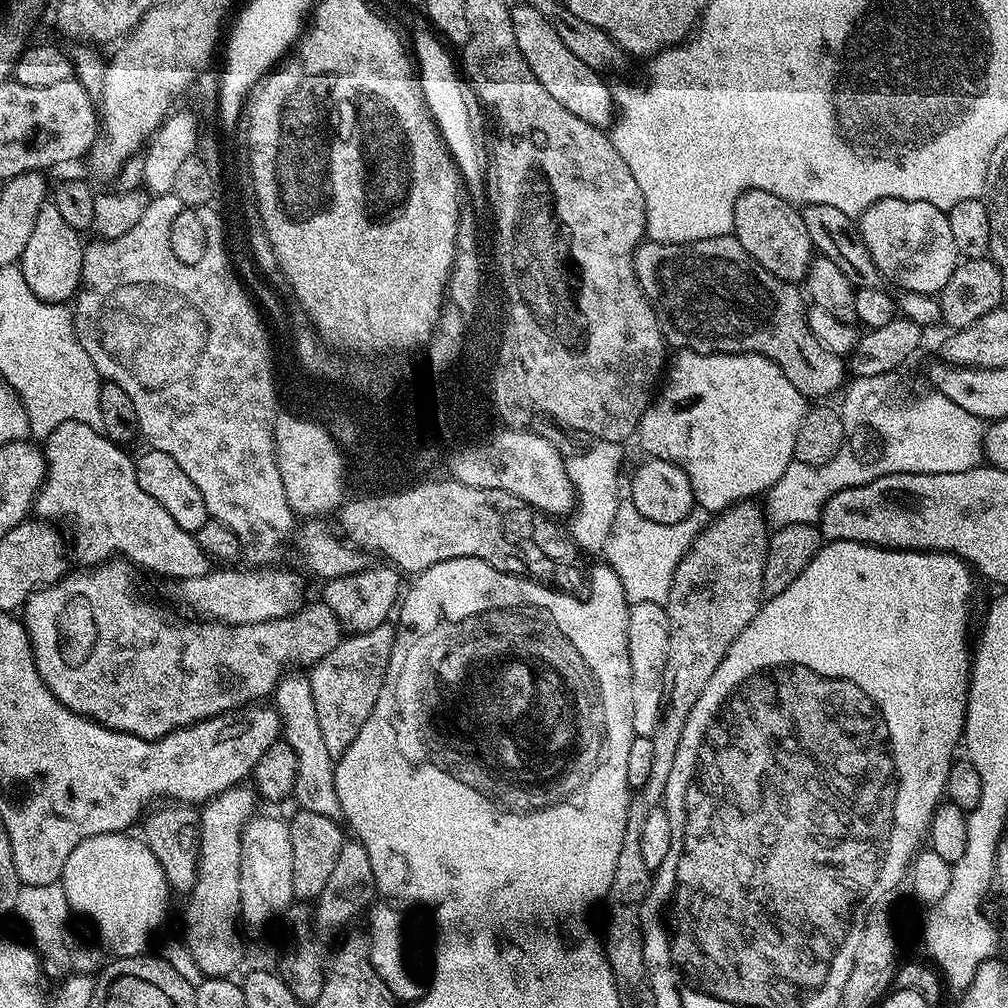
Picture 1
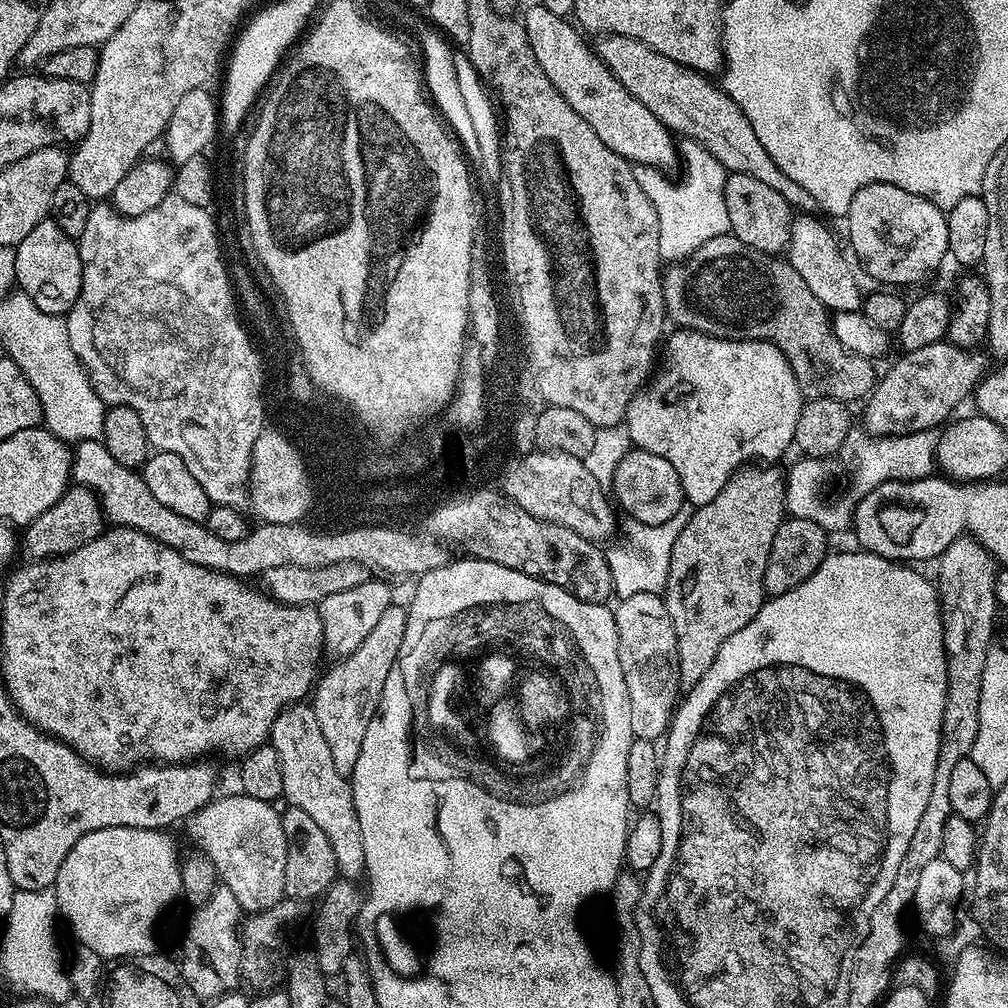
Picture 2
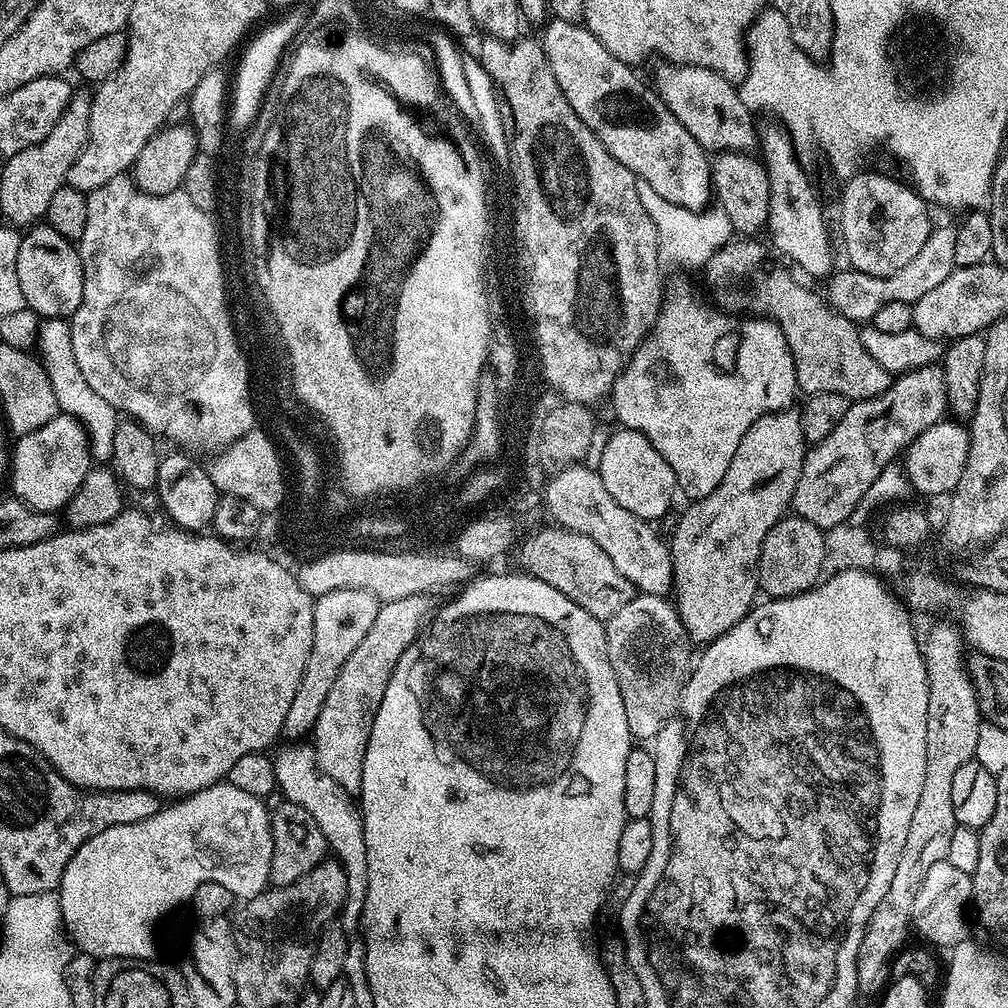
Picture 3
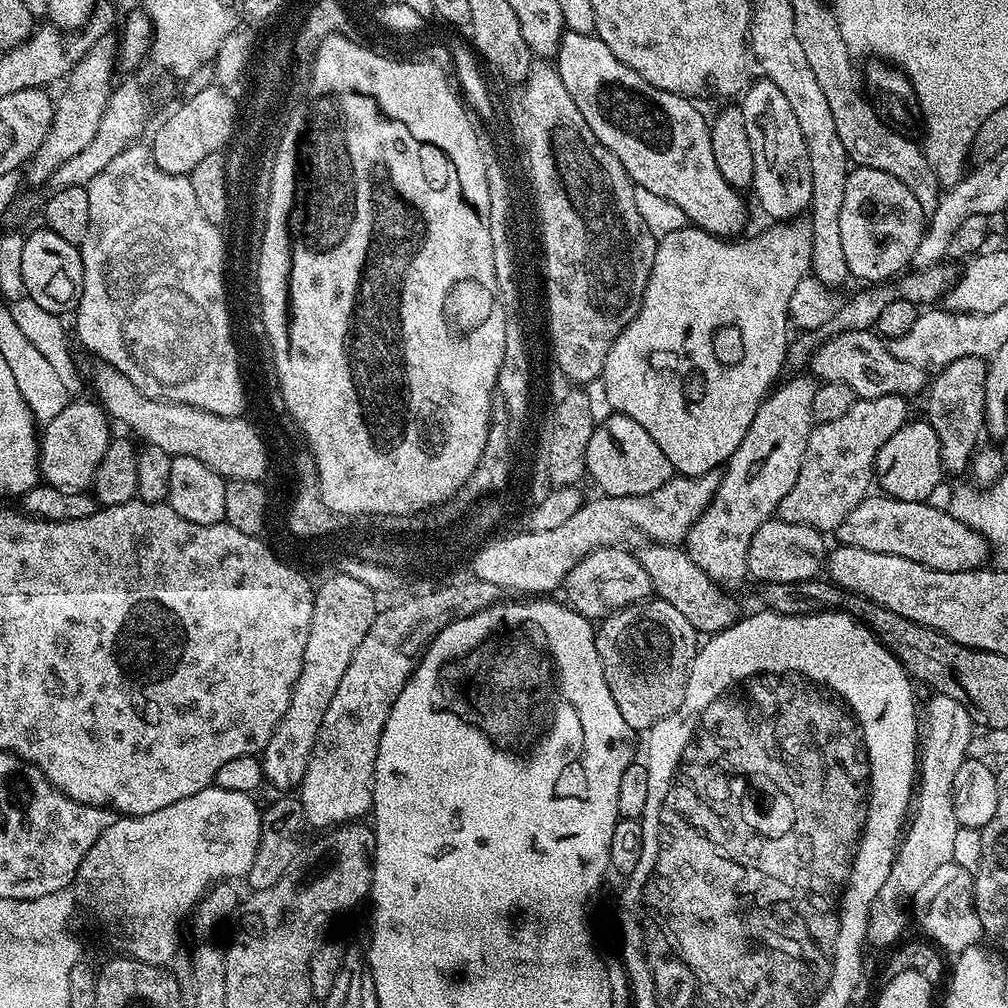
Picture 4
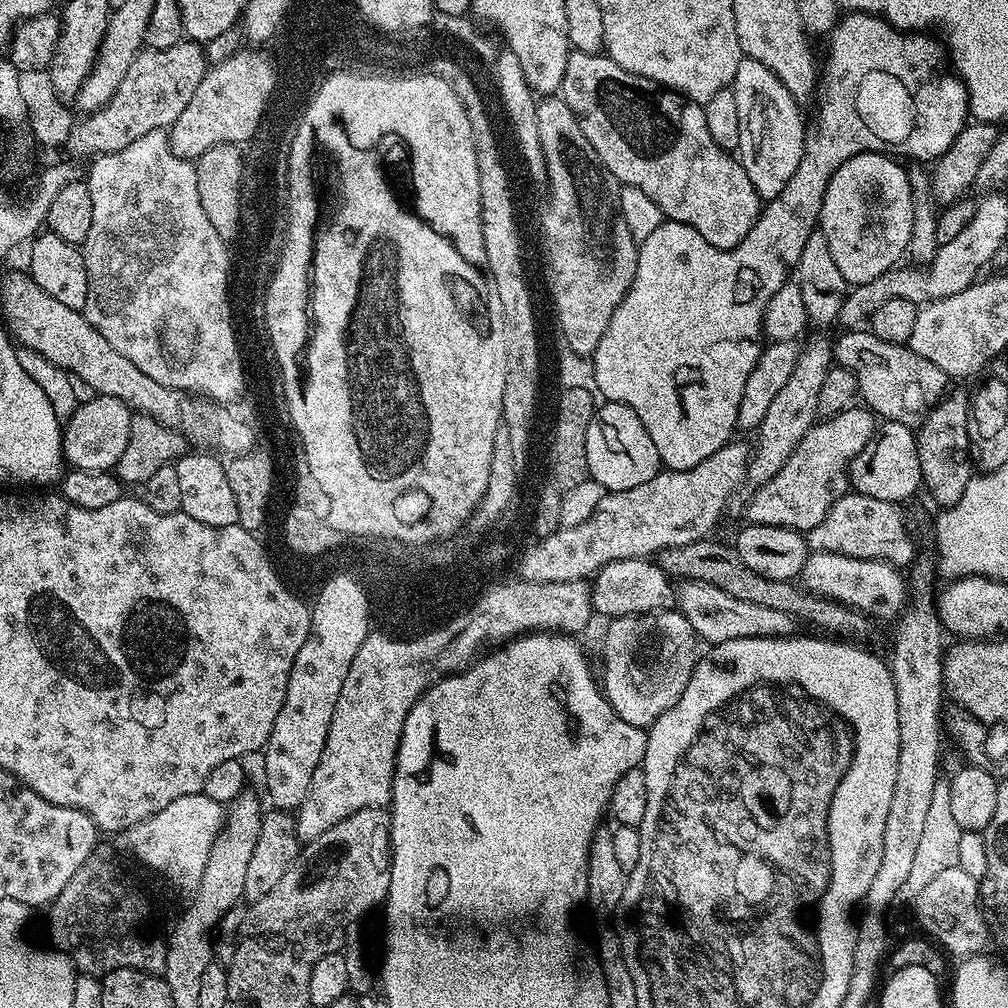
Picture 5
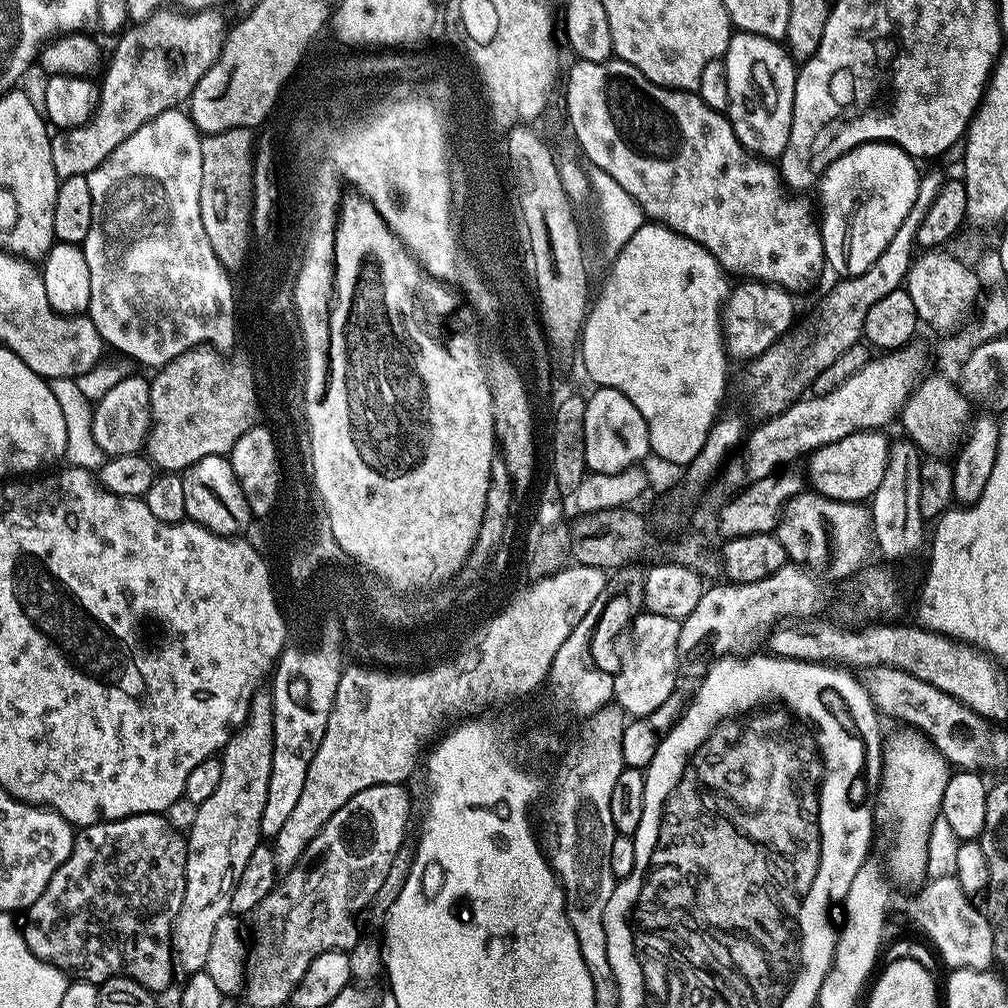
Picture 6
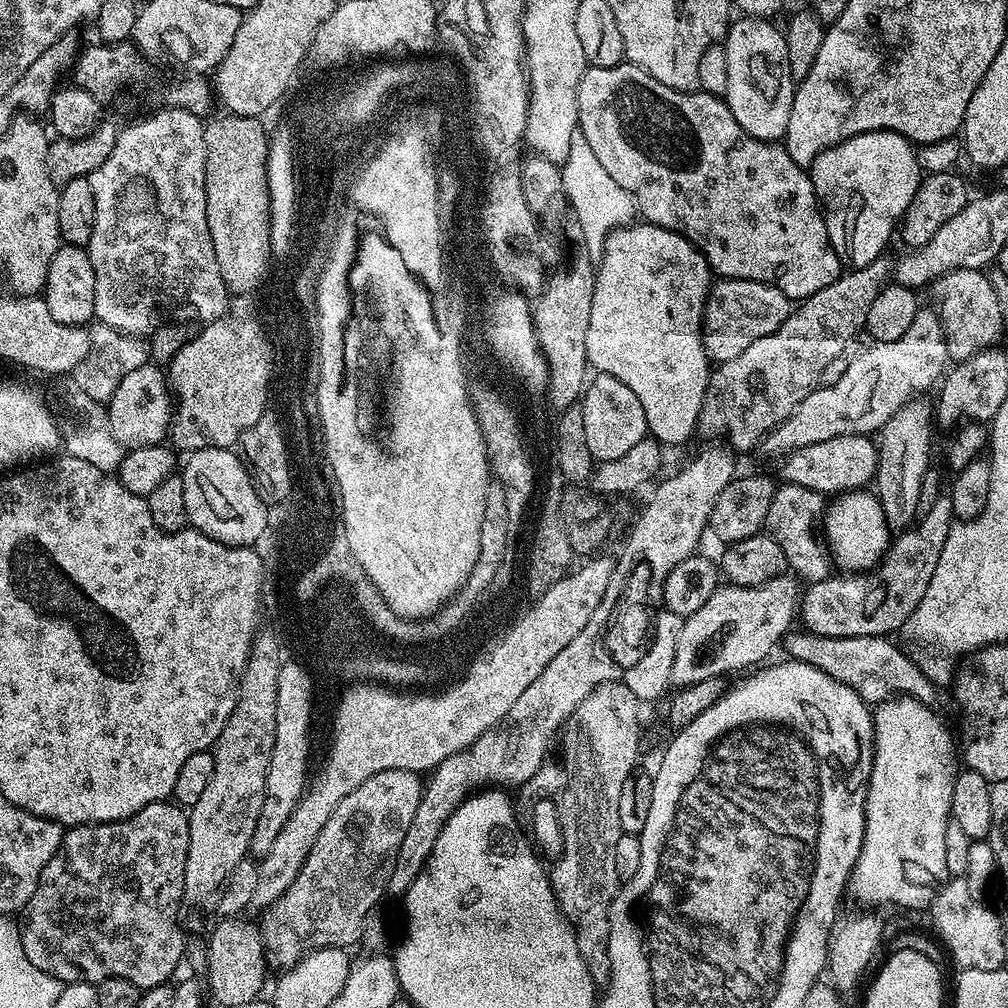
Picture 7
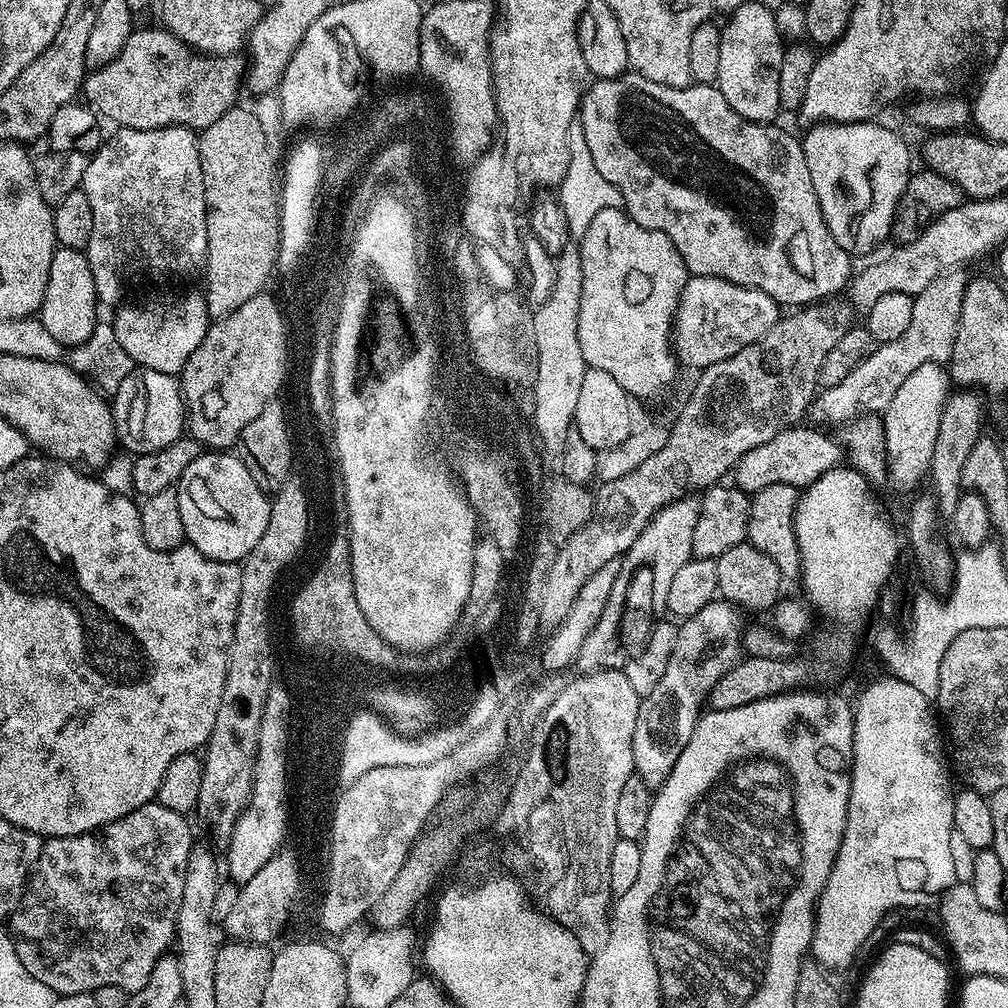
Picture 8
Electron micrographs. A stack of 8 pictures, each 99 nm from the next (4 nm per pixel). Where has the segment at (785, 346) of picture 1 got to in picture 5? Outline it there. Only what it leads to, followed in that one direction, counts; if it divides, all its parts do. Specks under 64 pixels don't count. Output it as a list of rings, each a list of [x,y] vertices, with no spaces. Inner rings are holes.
[[[848,330],[843,335],[834,344],[835,363],[854,374],[859,399],[877,417],[920,426],[949,391],[949,376],[938,370],[938,366],[926,362],[926,358],[914,354],[912,348],[886,342],[870,330]]]

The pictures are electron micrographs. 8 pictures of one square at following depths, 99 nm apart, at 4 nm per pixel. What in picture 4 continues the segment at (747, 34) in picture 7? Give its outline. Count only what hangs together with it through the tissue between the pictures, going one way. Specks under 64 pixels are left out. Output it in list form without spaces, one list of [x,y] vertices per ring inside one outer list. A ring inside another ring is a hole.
[[[766,78],[753,79],[744,89],[739,101],[742,118],[746,118],[746,134],[750,137],[750,150],[754,154],[754,178],[751,191],[756,192],[760,208],[772,222],[795,220],[812,202],[810,186],[810,158],[806,158],[806,142],[802,142],[802,129],[794,119],[782,90]]]

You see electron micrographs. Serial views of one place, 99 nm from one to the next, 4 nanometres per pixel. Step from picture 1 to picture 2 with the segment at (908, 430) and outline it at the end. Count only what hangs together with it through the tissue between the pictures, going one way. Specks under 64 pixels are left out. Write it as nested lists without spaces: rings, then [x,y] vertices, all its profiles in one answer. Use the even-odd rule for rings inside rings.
[[[854,426],[838,453],[838,461],[848,471],[848,485],[841,492],[830,495],[828,460],[797,459],[792,469],[787,469],[784,481],[784,506],[791,518],[806,518],[818,522],[829,534],[844,532],[853,527],[856,504],[866,498],[875,487],[891,480],[918,480],[931,477],[936,462],[935,431],[911,432],[901,436],[874,436],[863,427]]]

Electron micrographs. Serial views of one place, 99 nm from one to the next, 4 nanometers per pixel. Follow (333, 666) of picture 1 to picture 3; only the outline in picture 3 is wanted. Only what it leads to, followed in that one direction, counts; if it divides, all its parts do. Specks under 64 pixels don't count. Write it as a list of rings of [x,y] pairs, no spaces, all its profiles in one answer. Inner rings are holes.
[[[414,594],[410,598],[394,598],[394,602],[381,603],[374,626],[370,626],[354,654],[342,662],[342,670],[338,670],[338,678],[334,678],[334,687],[330,689],[322,714],[318,714],[316,727],[310,733],[317,766],[351,794],[359,793],[362,786],[362,762],[366,758],[366,746],[378,706],[382,706],[382,694],[386,694],[386,686],[402,654],[417,643],[422,629],[429,623],[434,612],[432,600],[431,595]]]

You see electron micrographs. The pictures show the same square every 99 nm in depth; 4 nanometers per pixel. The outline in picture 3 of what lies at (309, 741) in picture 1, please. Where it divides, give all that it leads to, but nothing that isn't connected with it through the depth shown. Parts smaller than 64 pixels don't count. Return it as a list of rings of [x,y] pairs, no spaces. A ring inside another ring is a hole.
[[[304,742],[288,743],[292,744],[286,745],[273,757],[277,789],[285,799],[309,811],[310,816],[322,830],[331,853],[342,864],[346,874],[346,898],[338,918],[343,921],[343,924],[340,925],[341,931],[348,936],[355,935],[360,928],[366,894],[369,890],[369,864],[364,817],[355,797],[317,766],[313,745],[306,742],[305,744],[300,744]]]

